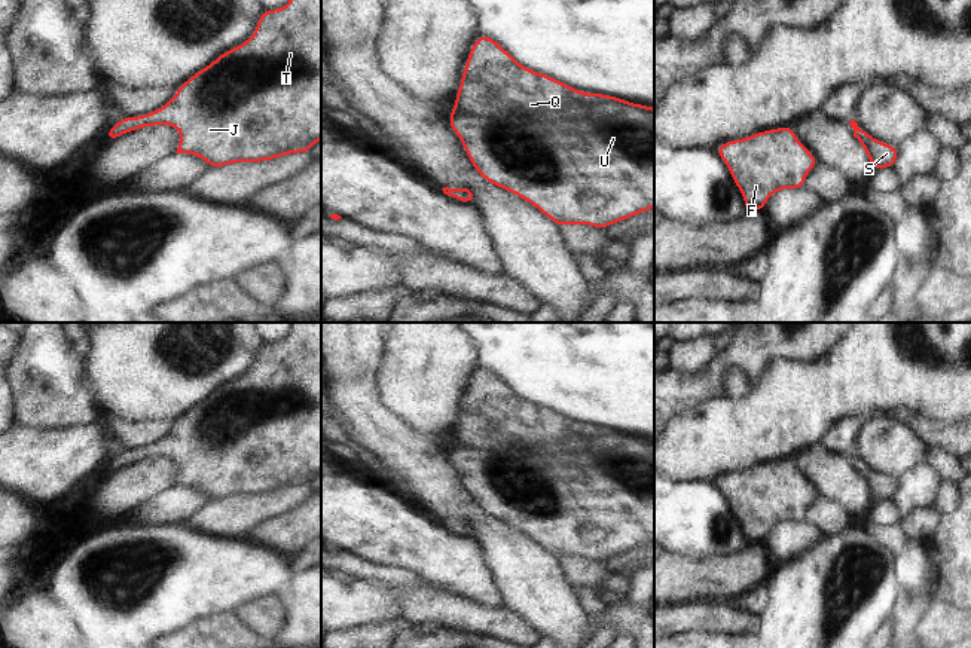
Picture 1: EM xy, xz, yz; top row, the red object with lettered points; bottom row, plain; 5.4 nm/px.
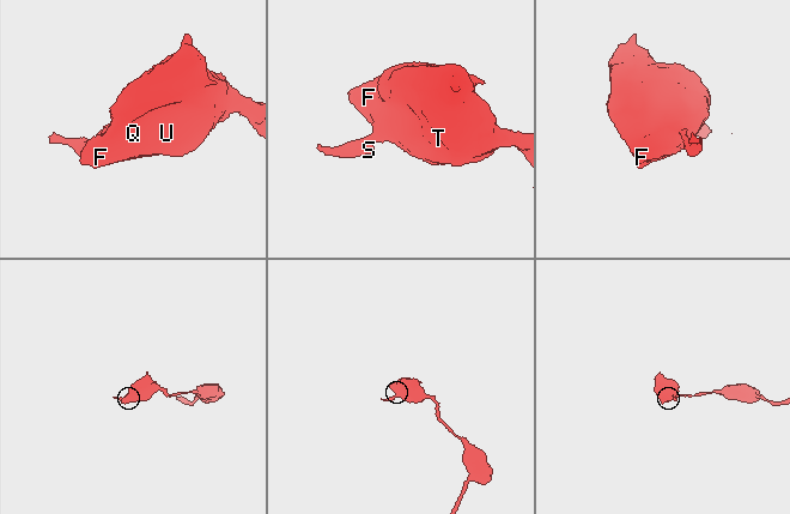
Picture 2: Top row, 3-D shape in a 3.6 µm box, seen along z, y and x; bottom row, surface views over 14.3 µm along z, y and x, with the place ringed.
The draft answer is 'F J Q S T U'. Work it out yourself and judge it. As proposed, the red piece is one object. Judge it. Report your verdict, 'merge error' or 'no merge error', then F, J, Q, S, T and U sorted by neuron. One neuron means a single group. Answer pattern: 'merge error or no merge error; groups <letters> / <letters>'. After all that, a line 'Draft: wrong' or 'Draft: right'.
no merge error; groups F J Q S T U
Draft: right

